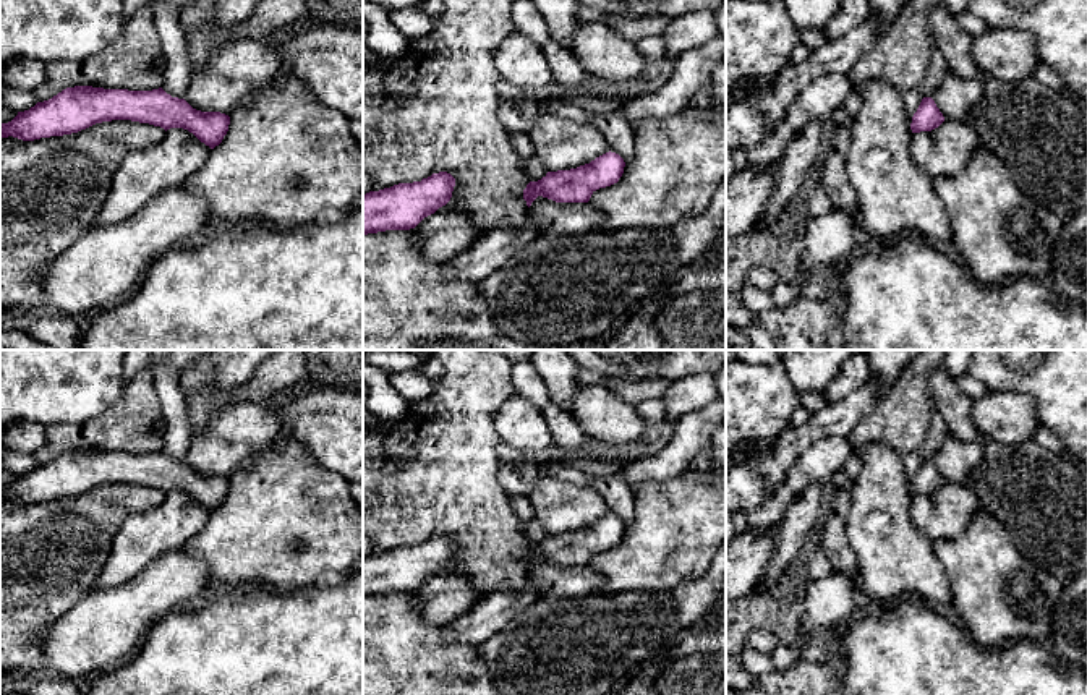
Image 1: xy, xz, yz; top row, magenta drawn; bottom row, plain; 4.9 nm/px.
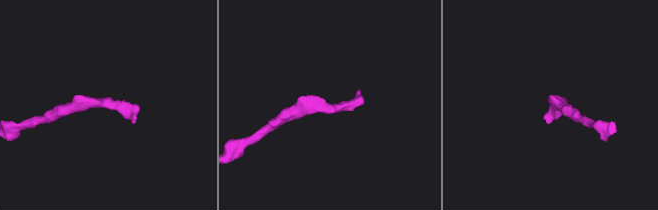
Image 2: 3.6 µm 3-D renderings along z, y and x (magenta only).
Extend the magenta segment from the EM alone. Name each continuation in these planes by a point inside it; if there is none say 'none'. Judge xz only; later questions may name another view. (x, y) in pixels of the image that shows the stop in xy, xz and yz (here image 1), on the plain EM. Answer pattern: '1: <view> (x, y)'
none

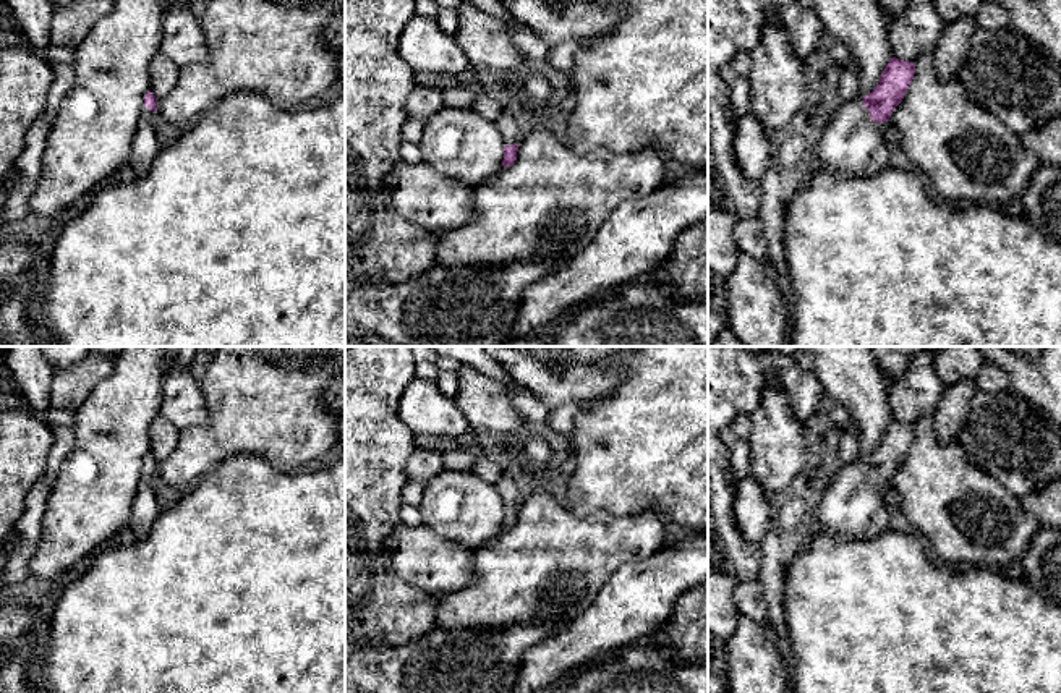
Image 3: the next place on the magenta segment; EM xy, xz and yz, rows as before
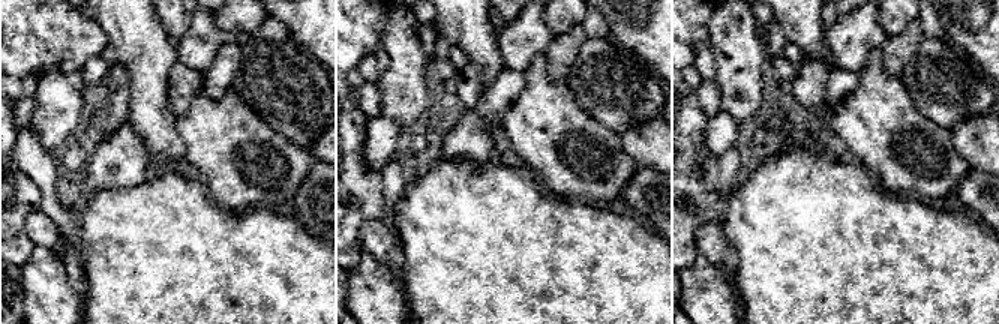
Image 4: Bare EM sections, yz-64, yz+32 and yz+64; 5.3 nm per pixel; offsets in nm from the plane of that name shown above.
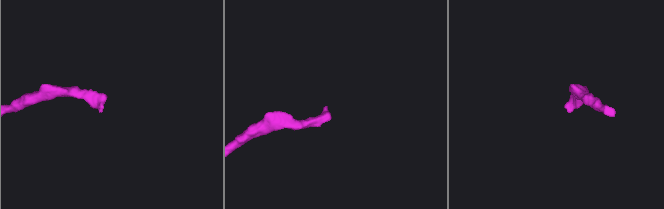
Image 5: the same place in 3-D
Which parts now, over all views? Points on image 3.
1: yz (851, 502)

